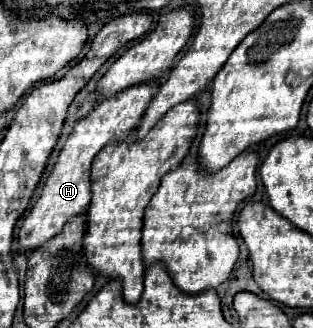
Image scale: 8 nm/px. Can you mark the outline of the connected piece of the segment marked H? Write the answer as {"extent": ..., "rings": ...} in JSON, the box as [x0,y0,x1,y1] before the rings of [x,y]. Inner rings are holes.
{"extent":[19,82,159,252],"rings":[[[149,82],[149,86],[133,86],[133,90],[125,90],[125,94],[113,94],[113,98],[105,98],[105,102],[99,102],[85,118],[81,118],[73,132],[69,134],[59,160],[55,168],[51,170],[51,176],[47,178],[41,198],[31,208],[31,212],[25,214],[23,226],[19,228],[19,244],[27,248],[27,252],[35,250],[37,246],[51,240],[65,222],[89,206],[89,174],[91,164],[97,152],[113,138],[123,138],[131,130],[137,128],[137,122],[141,120],[141,114],[145,114],[145,106],[149,106],[149,98],[157,94],[159,82]]]}

